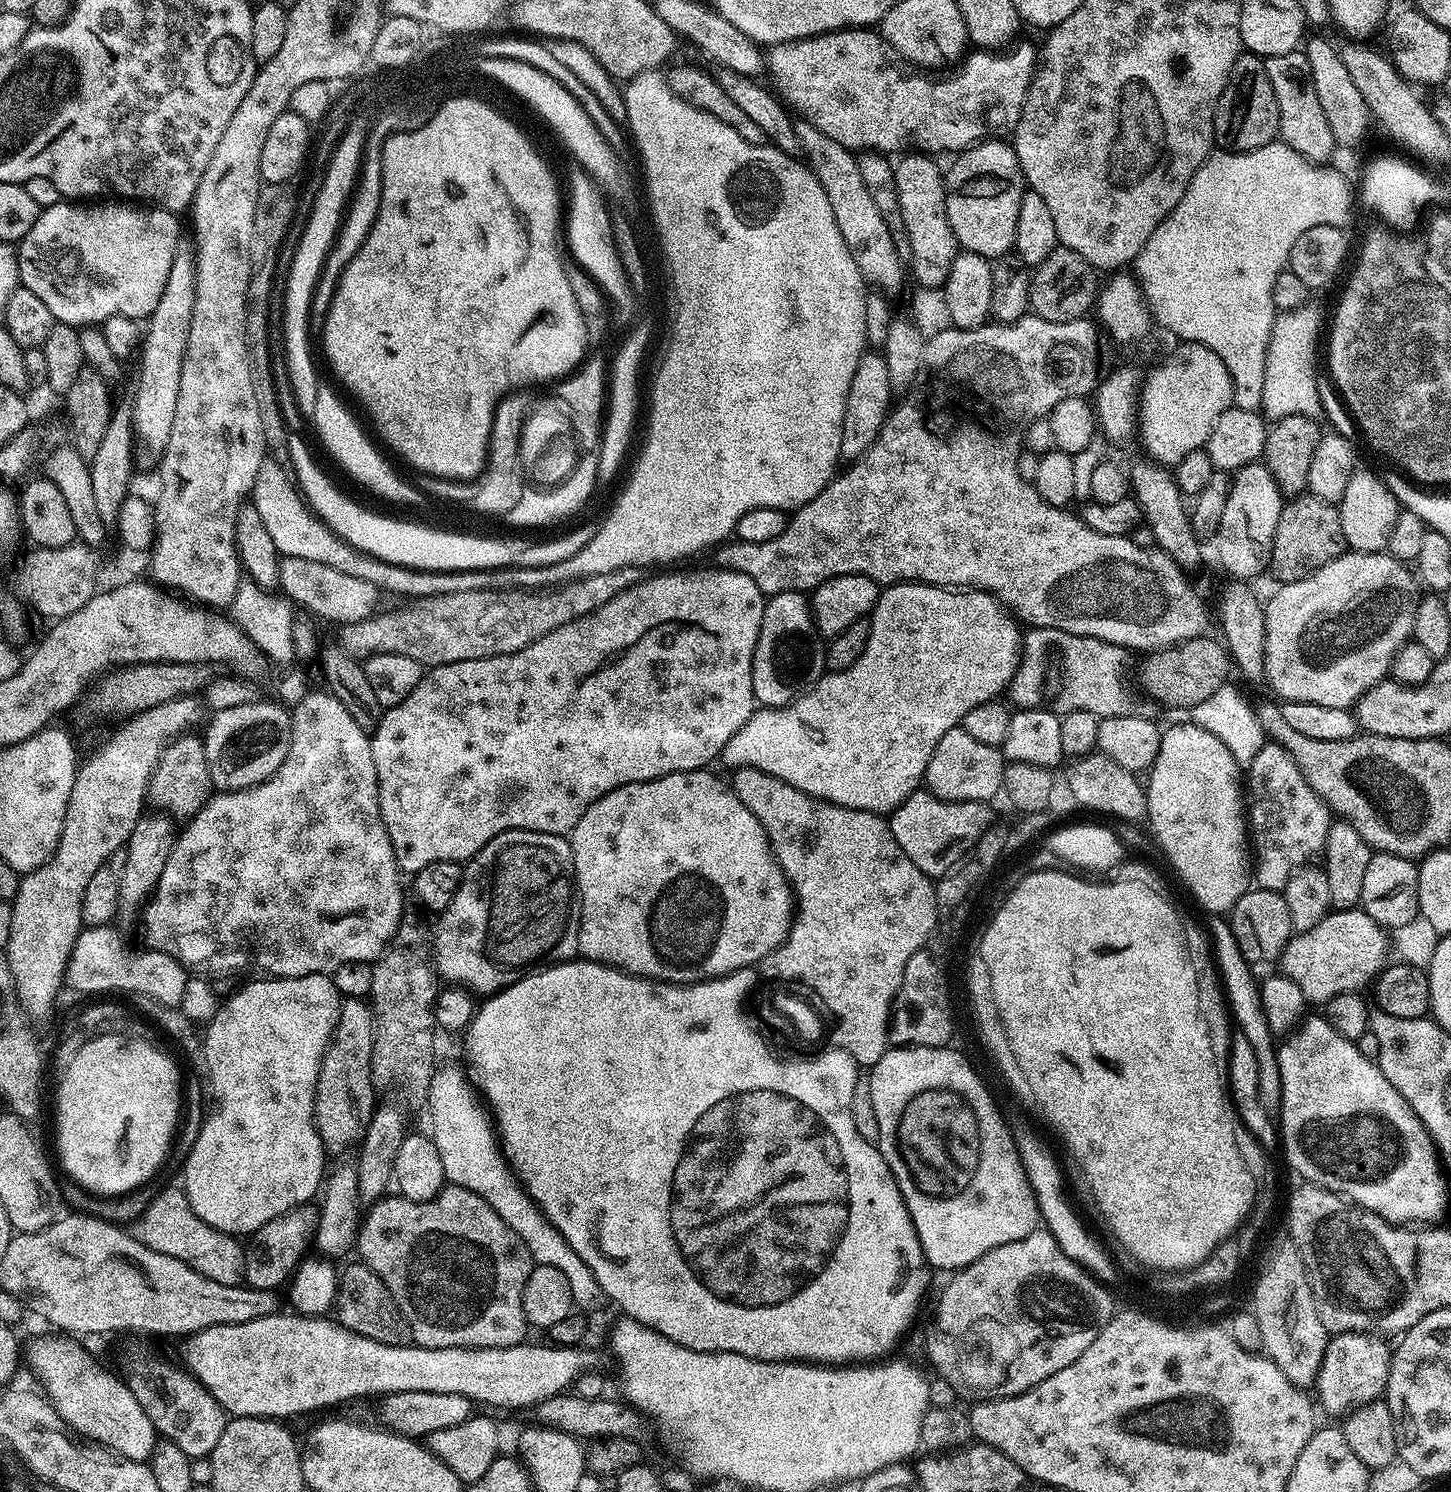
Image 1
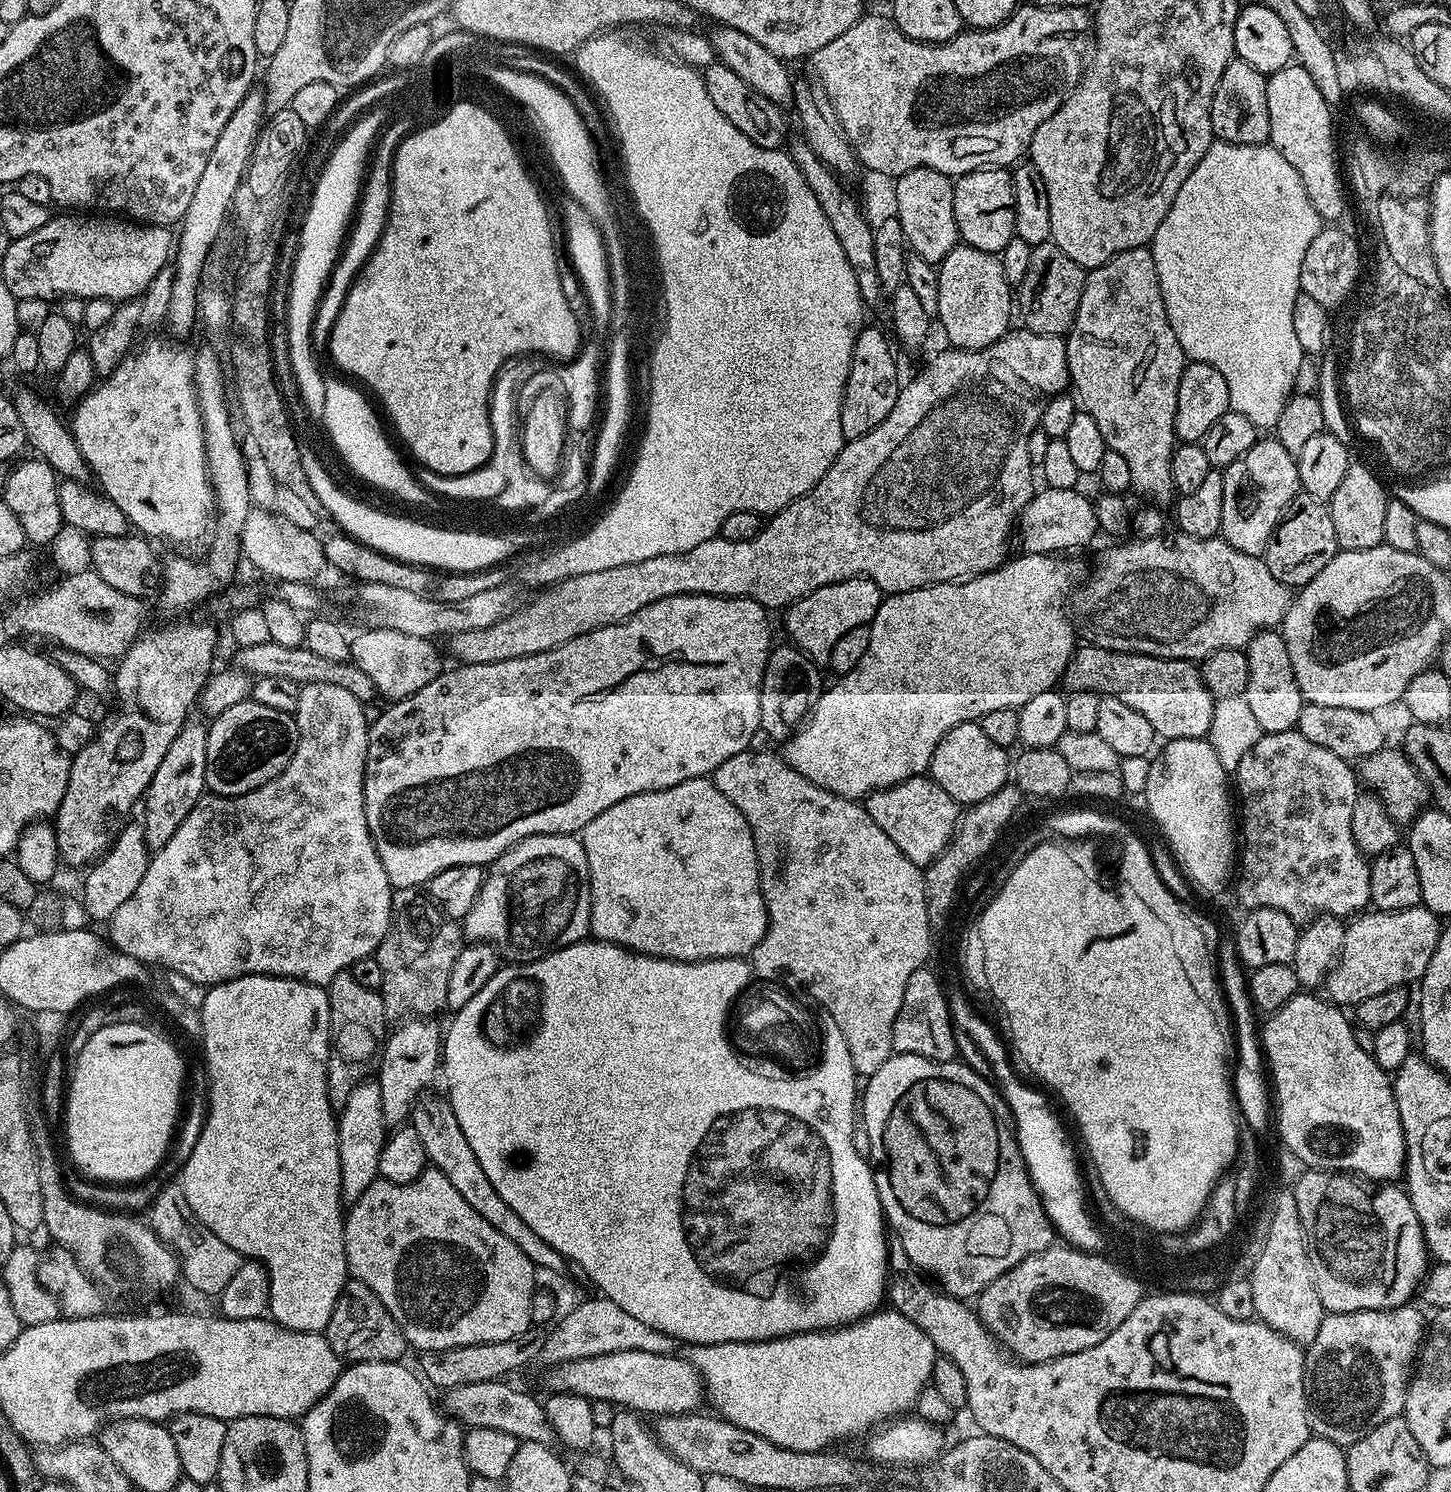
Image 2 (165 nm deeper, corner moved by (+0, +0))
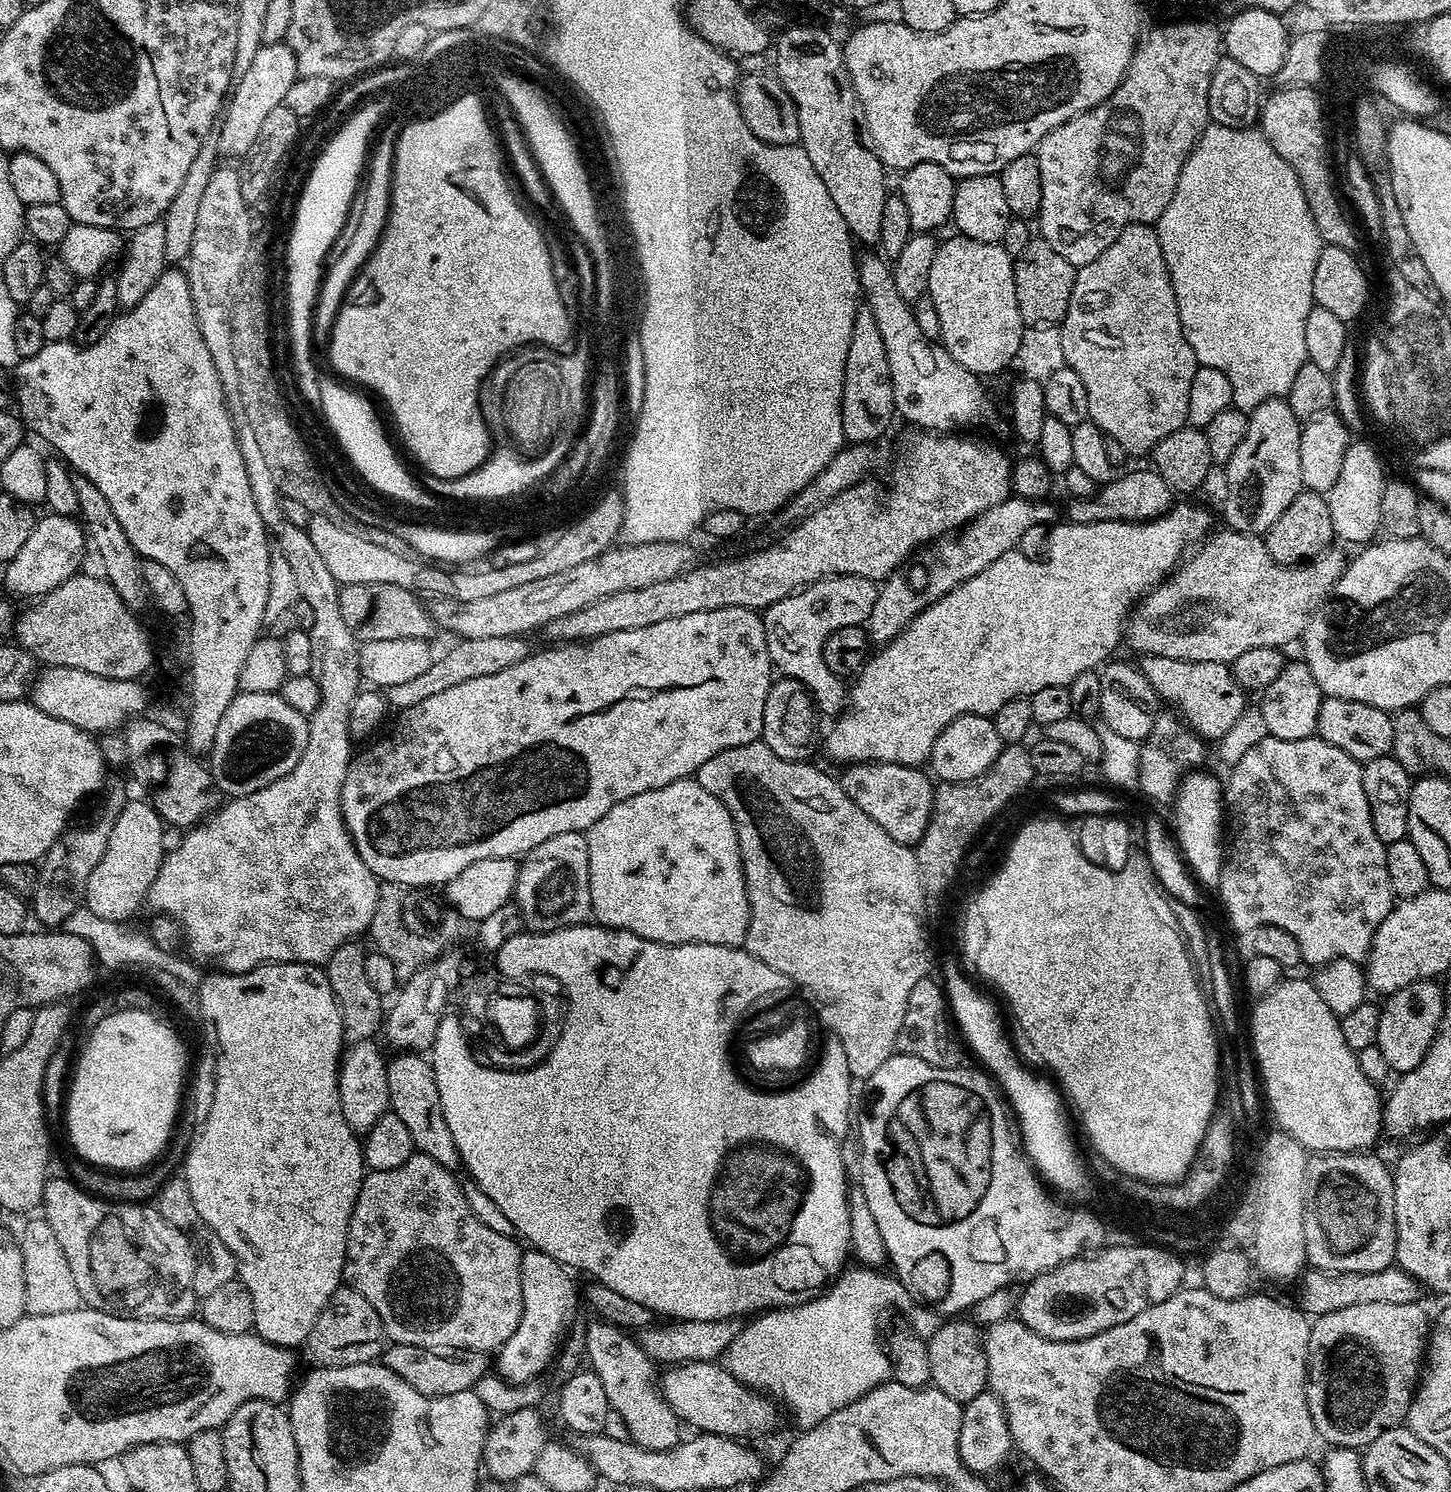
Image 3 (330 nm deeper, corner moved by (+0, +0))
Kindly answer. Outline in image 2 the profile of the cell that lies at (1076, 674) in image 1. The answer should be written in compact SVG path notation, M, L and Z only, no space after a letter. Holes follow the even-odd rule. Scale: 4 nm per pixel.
M1080 646L1073 651L1072 661L1064 671L1063 683L1073 692L1095 692L1097 696L1113 696L1132 710L1138 710L1150 726L1154 726L1157 737L1165 741L1178 738L1207 737L1210 730L1210 718L1214 718L1216 697L1206 686L1206 682L1200 676L1200 669L1191 660L1163 660L1161 656L1147 656L1141 652L1115 652L1109 648L1097 648L1095 646Z

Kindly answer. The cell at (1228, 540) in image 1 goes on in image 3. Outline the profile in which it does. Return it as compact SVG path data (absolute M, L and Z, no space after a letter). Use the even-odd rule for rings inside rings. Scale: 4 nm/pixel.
M1287 399L1267 400L1262 406L1253 408L1248 413L1246 438L1242 438L1238 450L1228 459L1224 476L1224 520L1233 532L1250 532L1253 534L1267 533L1274 522L1294 502L1294 498L1304 488L1302 482L1302 465L1300 459L1301 421L1296 419L1294 410L1290 410Z

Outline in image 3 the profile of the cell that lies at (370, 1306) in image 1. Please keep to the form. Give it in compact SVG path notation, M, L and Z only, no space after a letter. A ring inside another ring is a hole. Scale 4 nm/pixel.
M341 1286L330 1294L326 1306L322 1306L313 1320L306 1347L312 1355L311 1363L321 1368L345 1368L379 1361L386 1347L382 1318L378 1318L378 1310L358 1290Z

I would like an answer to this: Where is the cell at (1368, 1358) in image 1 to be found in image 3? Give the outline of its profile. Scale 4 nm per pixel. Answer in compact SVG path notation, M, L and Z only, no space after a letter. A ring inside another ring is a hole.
M1418 1302L1401 1305L1366 1303L1313 1319L1308 1348L1307 1406L1317 1437L1322 1442L1328 1442L1331 1447L1360 1450L1385 1430L1399 1427L1407 1419L1431 1335L1430 1316L1421 1306Z

